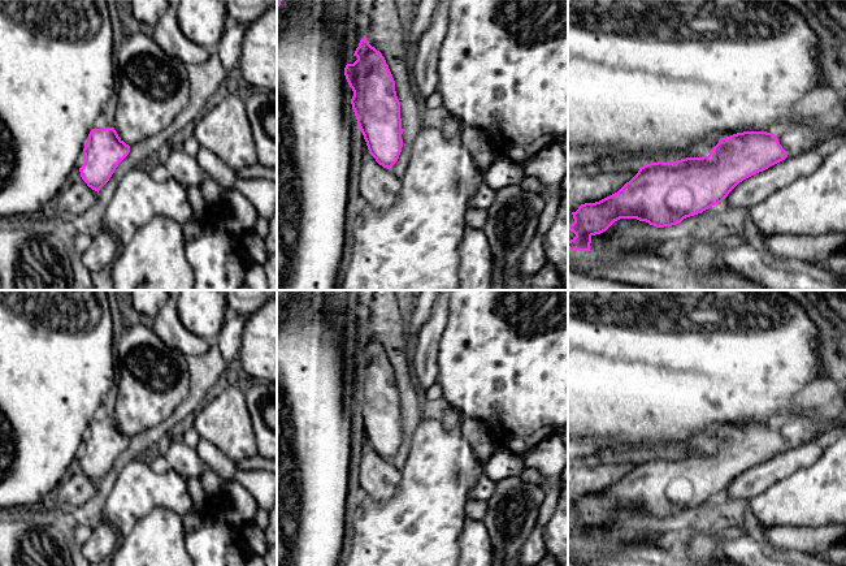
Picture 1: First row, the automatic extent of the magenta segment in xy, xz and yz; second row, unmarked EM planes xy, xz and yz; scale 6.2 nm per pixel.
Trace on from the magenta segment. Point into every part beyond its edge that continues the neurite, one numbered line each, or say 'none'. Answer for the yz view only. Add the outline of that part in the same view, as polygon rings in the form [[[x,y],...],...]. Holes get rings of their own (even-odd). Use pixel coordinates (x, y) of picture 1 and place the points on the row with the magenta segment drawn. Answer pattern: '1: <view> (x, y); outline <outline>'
1: yz (793, 138); outline [[[790,122],[776,134],[780,144],[788,156],[797,156],[810,151],[819,143],[819,139],[811,138],[802,128],[802,124]]]

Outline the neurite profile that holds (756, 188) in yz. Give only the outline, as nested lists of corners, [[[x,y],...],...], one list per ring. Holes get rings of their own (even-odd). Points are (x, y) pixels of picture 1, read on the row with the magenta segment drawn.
[[[815,151],[788,156],[785,160],[739,182],[724,199],[730,208],[750,209],[769,194],[798,177],[814,173],[824,161]]]

